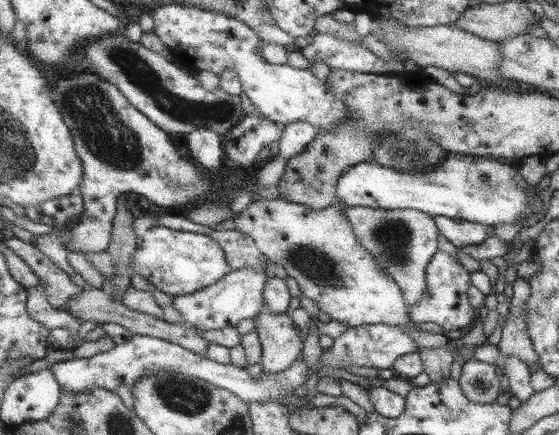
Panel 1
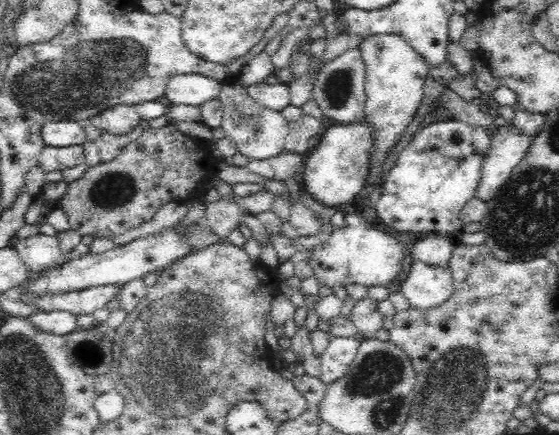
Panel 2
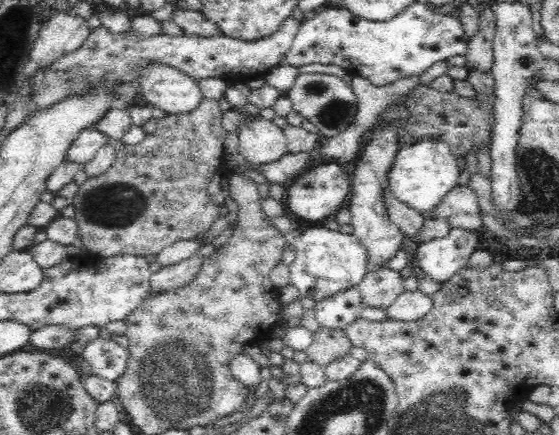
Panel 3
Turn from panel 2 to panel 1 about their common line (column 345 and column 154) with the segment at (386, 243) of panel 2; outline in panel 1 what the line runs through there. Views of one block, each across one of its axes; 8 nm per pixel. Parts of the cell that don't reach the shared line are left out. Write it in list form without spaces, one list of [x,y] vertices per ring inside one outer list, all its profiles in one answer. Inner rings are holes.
[[[158,225],[144,232],[139,245],[133,248],[129,267],[157,290],[172,297],[191,294],[195,290],[211,286],[228,273],[224,252],[209,236],[177,232]]]

